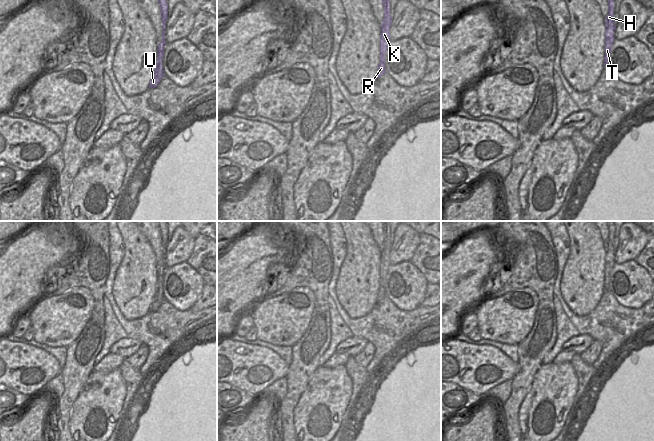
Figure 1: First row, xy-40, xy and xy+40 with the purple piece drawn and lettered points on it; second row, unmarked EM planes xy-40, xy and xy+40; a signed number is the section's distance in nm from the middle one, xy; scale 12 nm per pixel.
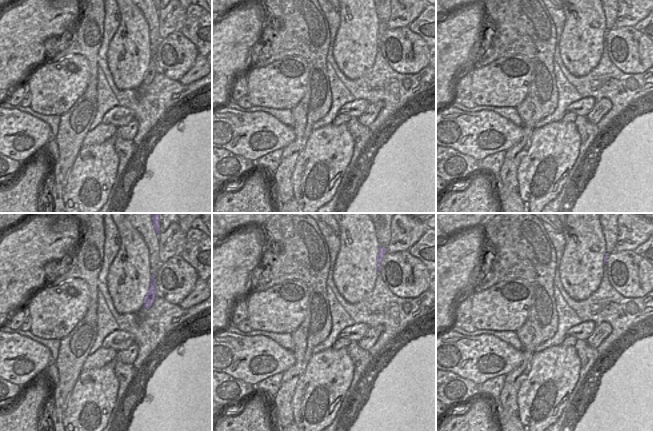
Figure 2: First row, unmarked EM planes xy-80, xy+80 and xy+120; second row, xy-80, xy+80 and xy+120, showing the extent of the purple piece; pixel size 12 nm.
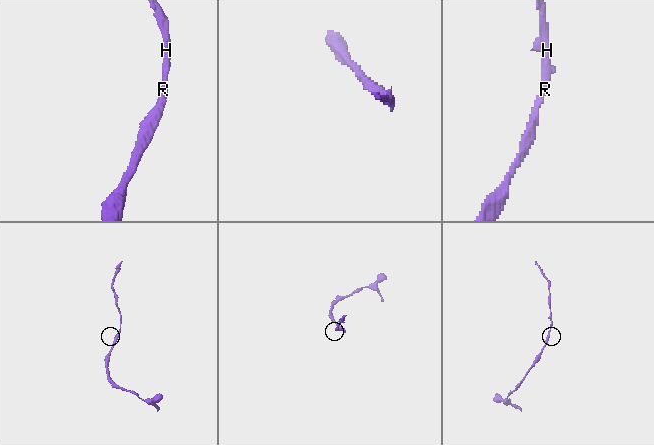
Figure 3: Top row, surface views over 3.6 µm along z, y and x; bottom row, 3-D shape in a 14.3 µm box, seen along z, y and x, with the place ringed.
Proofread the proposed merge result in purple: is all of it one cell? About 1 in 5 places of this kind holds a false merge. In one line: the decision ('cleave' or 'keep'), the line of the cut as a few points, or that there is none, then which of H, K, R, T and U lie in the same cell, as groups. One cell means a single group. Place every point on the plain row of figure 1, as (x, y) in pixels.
keep | no cut | H K R T U

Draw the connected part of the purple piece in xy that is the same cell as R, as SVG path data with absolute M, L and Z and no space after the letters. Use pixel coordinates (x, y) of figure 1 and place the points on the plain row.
M381 221L382 229L384 231L384 243L381 249L380 257L380 287L378 289L377 302L386 297L385 293L385 277L390 266L390 250L392 248L392 241L390 239L390 224L389 221Z

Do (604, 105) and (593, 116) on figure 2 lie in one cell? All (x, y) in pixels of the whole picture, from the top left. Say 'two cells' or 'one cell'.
one cell

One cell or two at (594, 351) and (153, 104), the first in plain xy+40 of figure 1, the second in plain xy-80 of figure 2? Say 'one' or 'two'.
two

